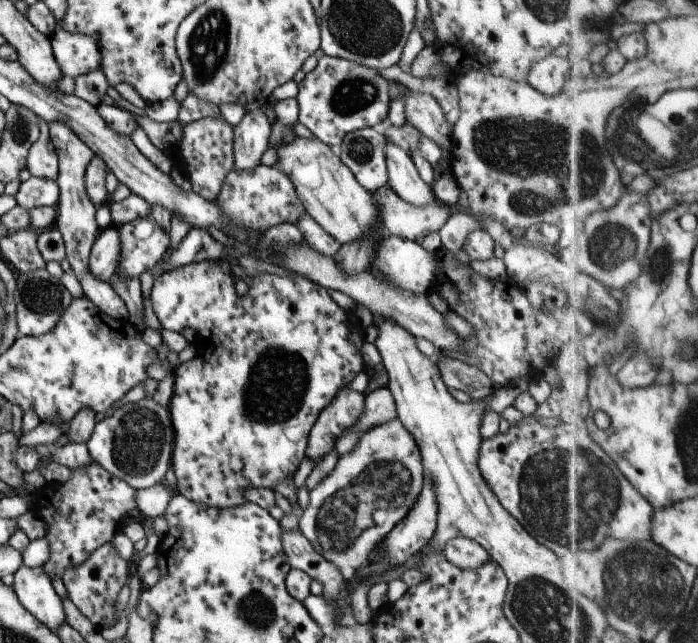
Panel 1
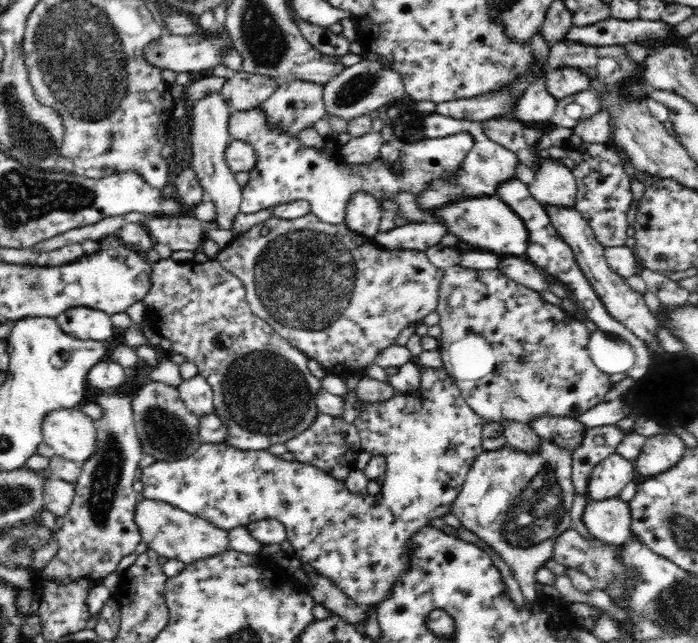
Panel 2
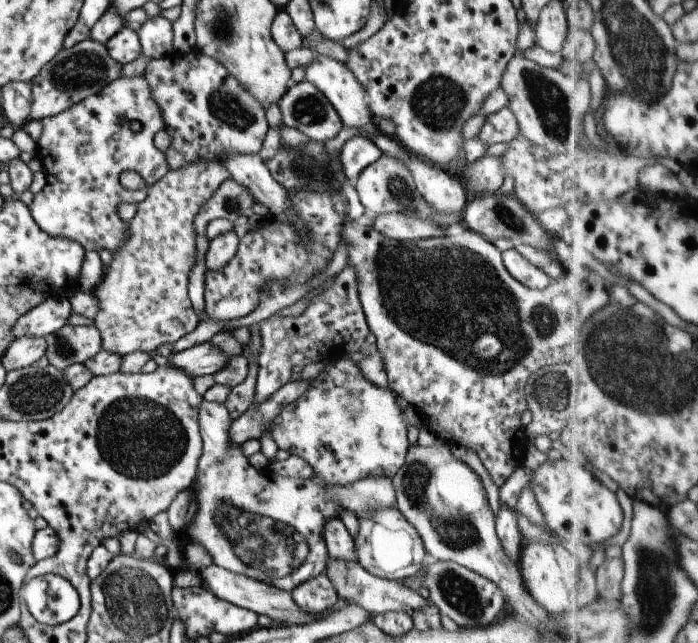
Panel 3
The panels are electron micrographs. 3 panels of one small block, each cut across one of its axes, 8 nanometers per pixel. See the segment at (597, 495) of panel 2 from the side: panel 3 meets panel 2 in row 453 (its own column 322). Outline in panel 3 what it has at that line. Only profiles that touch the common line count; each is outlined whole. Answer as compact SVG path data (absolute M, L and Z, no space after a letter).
M214 564L200 570L199 574L202 578L201 585L205 586L213 596L217 596L217 598L221 598L225 600L225 602L229 602L245 610L250 610L258 615L263 614L270 618L272 624L275 625L303 626L303 624L321 620L323 616L327 616L327 614L331 614L331 612L335 612L335 610L341 610L341 608L353 604L353 602L349 602L349 600L343 600L343 598L337 597L335 606L327 608L325 612L321 612L321 614L317 614L317 616L309 616L309 614L305 614L305 612L299 610L299 606L295 604L295 600L293 600L293 596L291 596L290 592L275 588L275 586L271 586L271 584L265 584L265 582L259 582L247 576L223 570L223 568Z

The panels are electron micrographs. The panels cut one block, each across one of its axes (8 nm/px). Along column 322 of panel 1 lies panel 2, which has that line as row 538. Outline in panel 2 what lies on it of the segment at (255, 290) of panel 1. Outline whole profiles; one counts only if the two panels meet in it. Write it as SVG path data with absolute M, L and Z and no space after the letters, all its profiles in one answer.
M420 365L419 368L420 386L414 388L416 396L404 396L407 391L391 391L386 399L368 404L359 400L355 389L348 389L346 378L340 374L328 372L321 380L322 388L344 397L344 402L349 402L355 409L353 423L358 429L362 450L386 458L385 482L376 504L368 495L351 494L343 482L315 466L282 460L265 450L238 450L226 443L203 442L194 454L176 462L157 460L141 469L138 488L148 500L175 506L223 530L230 531L265 519L278 520L286 527L287 540L294 547L293 556L303 566L312 567L329 578L359 606L375 606L392 590L396 578L409 568L407 542L412 534L427 526L430 520L451 514L451 506L464 485L467 472L476 457L485 451L482 447L484 420L468 406L456 381L443 366Z

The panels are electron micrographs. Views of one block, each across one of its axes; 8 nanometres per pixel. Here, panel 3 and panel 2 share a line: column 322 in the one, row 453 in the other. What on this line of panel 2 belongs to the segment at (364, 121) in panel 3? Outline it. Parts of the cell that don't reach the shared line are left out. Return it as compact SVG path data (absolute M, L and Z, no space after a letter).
M79 408L58 409L47 414L43 442L58 457L82 465L97 451L95 421Z

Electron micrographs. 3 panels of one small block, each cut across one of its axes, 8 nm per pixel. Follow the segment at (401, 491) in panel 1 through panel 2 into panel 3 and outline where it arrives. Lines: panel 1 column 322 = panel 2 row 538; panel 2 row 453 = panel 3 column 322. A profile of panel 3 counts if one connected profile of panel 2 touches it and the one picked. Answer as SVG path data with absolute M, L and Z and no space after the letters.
M202 399L199 402L199 410L197 410L197 420L199 425L200 437L202 440L202 453L197 461L197 474L195 474L195 480L192 482L193 486L193 496L194 502L196 504L196 509L191 520L188 522L187 526L184 527L187 536L190 538L191 547L199 544L213 560L213 564L218 567L223 568L223 570L228 570L234 572L235 574L240 574L247 576L249 578L255 579L259 582L265 582L265 584L271 584L275 588L285 590L290 592L301 582L309 580L309 578L315 578L319 573L324 572L325 566L327 566L328 554L325 546L325 541L323 540L323 524L331 518L338 518L339 510L347 510L357 520L361 516L365 516L369 510L375 510L375 508L395 508L396 499L395 499L395 490L393 490L392 478L385 478L385 476L379 476L379 478L361 478L361 480L355 480L353 484L347 484L347 486L341 486L341 484L325 484L323 480L319 480L315 474L309 476L309 478L291 478L291 477L282 477L275 476L269 471L263 472L255 469L247 461L247 457L243 456L243 452L239 449L240 446L235 446L231 444L227 432L229 432L229 426L232 422L227 414L227 410L223 403L219 404L218 402L211 402Z

